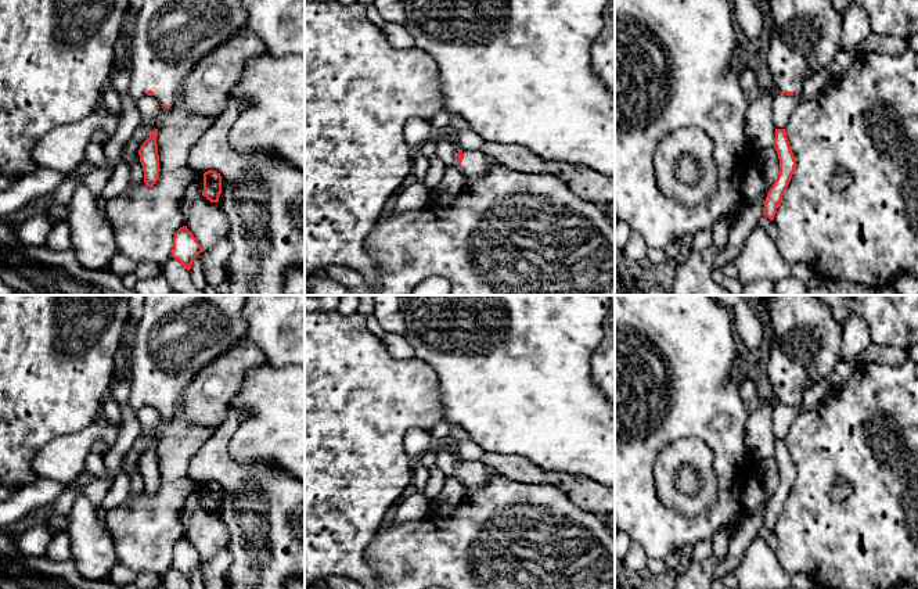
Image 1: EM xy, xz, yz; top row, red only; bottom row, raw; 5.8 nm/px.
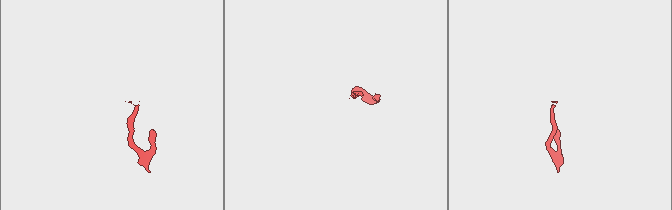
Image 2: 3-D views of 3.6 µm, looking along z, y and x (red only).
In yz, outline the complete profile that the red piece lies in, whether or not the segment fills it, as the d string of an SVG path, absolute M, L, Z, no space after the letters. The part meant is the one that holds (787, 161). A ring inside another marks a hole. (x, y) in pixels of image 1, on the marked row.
M775 129L774 148L780 159L780 173L773 187L767 193L763 208L763 215L767 216L770 220L774 220L777 208L782 200L785 188L788 187L796 166L796 161L789 146L785 129Z

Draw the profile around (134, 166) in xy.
M136 154L133 161L129 164L129 170L130 170L130 180L127 188L133 190L144 183L144 172L138 154Z

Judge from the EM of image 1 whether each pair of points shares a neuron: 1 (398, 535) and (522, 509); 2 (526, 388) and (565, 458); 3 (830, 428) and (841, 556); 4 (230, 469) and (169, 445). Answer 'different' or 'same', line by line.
1: same
2: same
3: same
4: different

